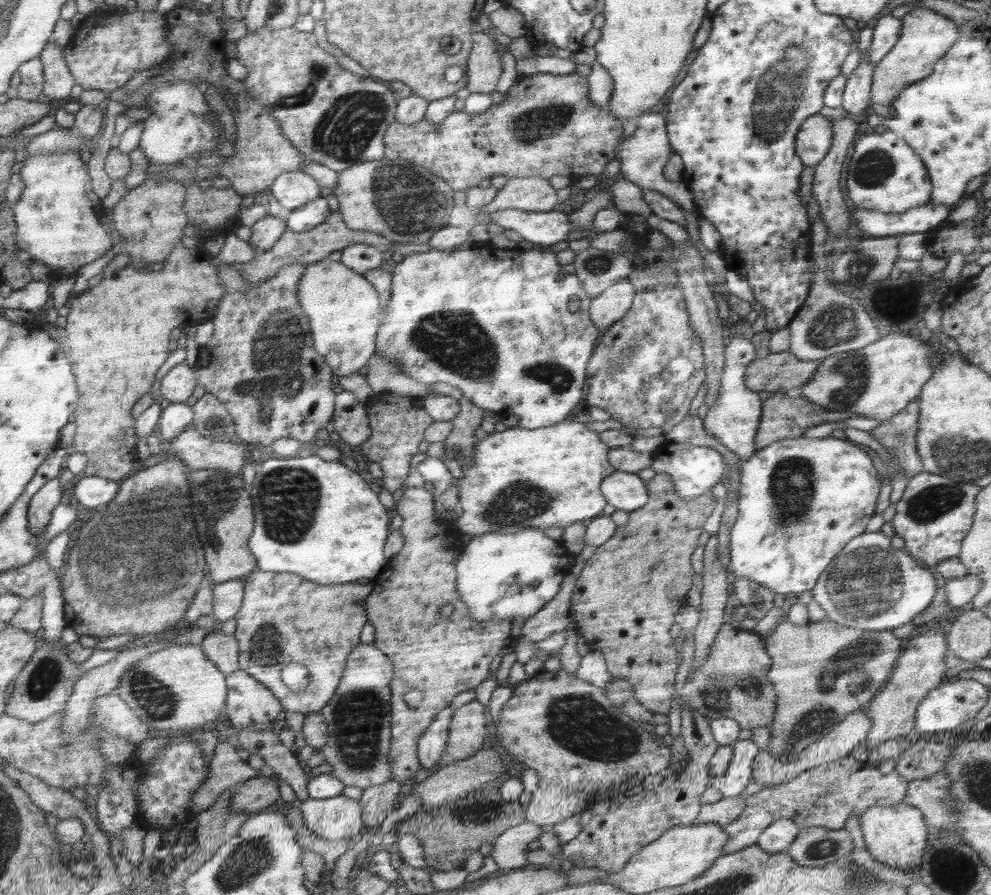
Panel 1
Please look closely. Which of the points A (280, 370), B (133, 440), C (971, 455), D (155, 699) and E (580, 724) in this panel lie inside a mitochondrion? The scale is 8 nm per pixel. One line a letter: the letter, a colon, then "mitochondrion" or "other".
A: mitochondrion
B: other
C: mitochondrion
D: mitochondrion
E: mitochondrion

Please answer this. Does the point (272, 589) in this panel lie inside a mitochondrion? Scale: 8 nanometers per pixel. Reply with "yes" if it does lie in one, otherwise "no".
no

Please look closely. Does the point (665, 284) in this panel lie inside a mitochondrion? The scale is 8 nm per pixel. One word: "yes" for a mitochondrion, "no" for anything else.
no

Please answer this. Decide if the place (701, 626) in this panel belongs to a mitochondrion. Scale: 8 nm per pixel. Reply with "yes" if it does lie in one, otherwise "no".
no

